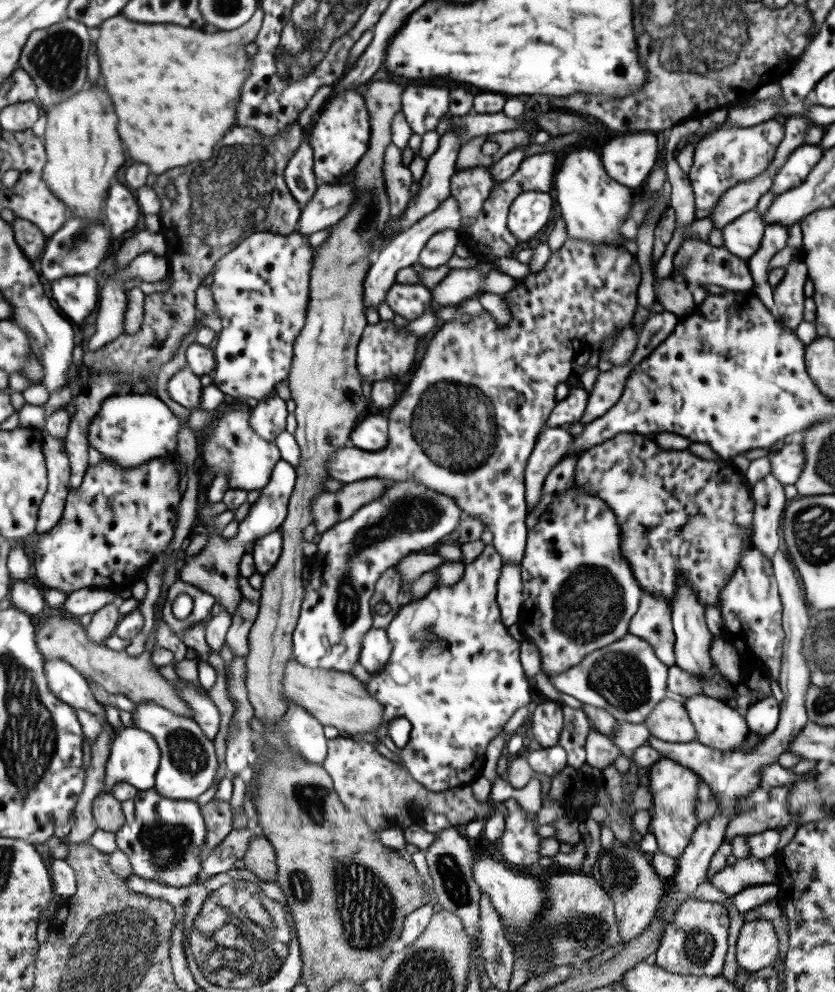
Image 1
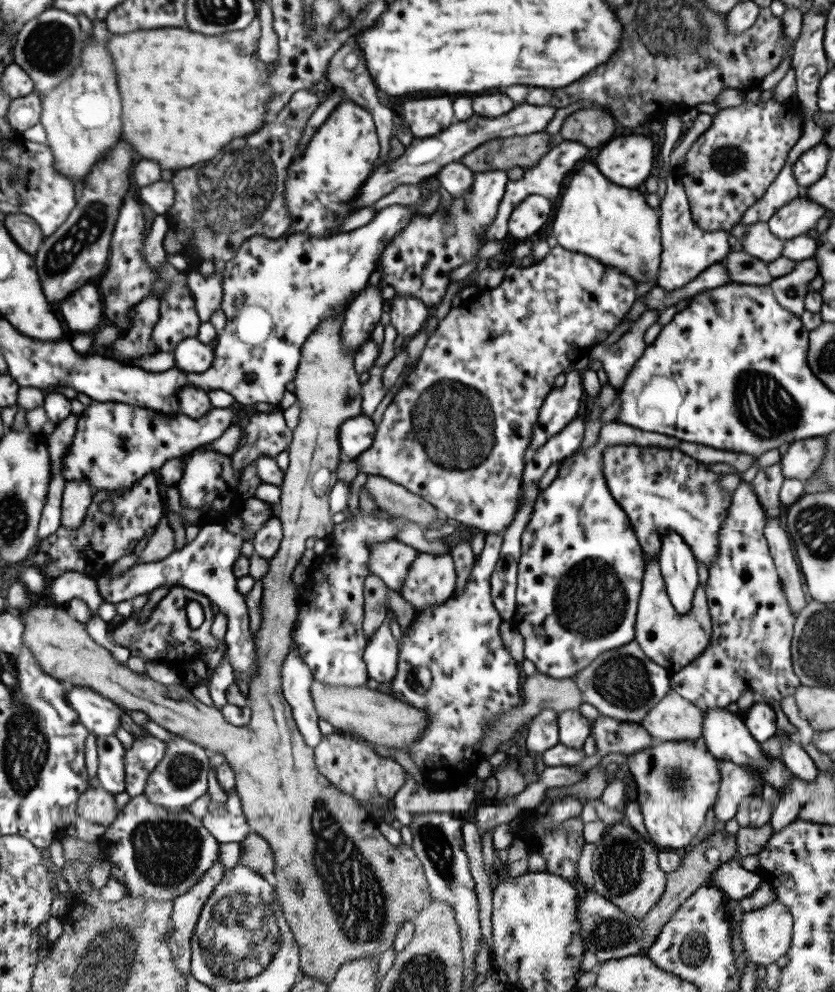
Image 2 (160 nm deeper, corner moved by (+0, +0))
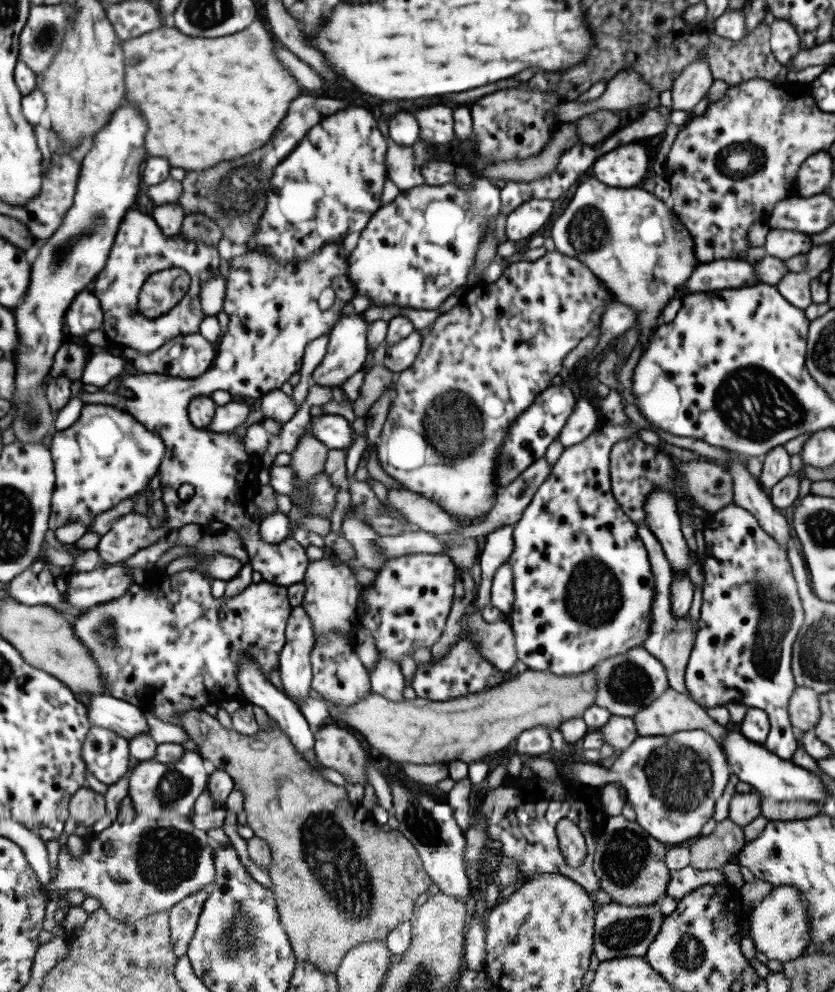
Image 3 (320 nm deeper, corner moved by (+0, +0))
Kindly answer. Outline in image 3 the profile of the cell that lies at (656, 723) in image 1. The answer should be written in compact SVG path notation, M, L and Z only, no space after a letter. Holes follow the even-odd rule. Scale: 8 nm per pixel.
M670 687L659 694L649 706L645 706L643 710L637 710L632 720L637 736L648 737L651 735L673 734L673 732L679 732L680 730L701 729L707 731L707 734L710 734L711 738L714 738L719 746L722 746L722 740L726 735L727 729L727 726L721 726L713 722L707 716L707 712L695 704L687 694L677 692Z

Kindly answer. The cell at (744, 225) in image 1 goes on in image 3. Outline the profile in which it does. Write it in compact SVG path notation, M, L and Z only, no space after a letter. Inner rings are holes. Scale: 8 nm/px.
M769 229L763 243L765 254L786 261L795 254L806 254L811 246L809 234L795 230Z

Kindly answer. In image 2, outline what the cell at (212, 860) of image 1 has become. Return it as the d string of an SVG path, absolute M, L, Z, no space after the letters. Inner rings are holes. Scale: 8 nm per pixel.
M217 858L211 868L187 892L172 900L172 911L167 924L165 942L175 968L184 976L190 972L190 940L199 919L203 903L213 887L221 880L225 868Z

